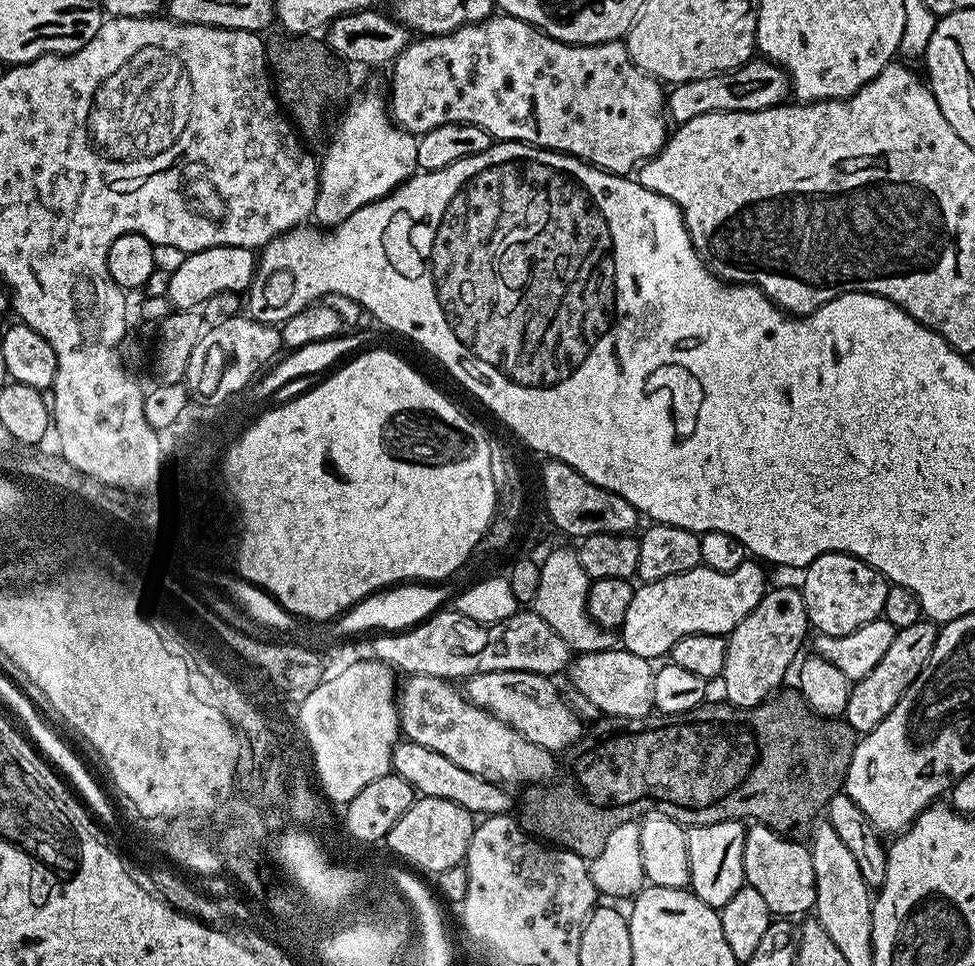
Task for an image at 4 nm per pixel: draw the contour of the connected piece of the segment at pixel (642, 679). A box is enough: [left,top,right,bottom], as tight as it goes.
[566,646,654,717]

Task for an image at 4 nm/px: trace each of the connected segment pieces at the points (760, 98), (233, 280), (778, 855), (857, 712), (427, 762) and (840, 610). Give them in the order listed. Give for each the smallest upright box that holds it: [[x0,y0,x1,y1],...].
[[666,58,790,126],[167,246,257,311],[744,822,816,918],[843,618,937,734],[392,739,514,818],[802,552,889,635]]

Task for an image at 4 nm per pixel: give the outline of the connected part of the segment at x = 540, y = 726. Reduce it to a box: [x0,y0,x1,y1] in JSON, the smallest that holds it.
[462,670,586,754]

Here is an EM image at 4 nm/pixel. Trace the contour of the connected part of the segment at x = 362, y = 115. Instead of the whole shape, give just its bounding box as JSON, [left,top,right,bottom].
[315,96,418,220]

